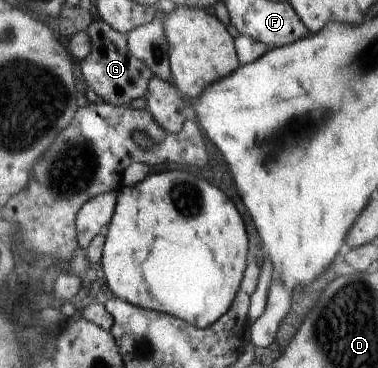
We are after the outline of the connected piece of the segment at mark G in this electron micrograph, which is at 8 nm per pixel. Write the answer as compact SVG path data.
M102 19L93 20L86 31L90 38L91 52L80 65L89 88L106 103L117 106L127 107L135 98L141 98L146 93L153 74L145 63L141 63L131 54L126 36Z

